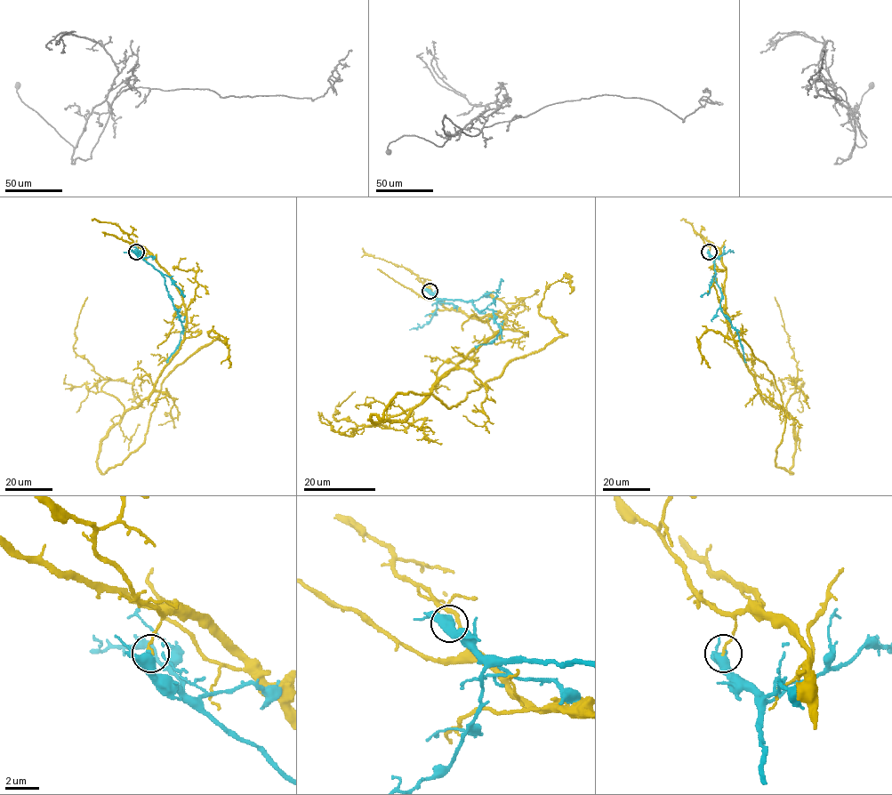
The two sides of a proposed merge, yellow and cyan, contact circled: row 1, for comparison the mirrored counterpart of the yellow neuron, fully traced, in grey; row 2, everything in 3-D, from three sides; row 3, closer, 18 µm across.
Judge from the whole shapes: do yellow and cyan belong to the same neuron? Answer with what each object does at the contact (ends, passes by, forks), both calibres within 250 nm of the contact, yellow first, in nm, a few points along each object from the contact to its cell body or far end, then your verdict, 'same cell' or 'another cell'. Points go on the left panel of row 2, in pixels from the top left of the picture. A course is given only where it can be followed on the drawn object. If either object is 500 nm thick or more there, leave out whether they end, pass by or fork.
yellow ends there; cyan passes by; 130 nm thick on the yellow side, 480 nm on the other; yellow runs (137, 252), (185, 337), (100, 471), (212, 330), (229, 368); cyan runs (137, 252), (164, 278), (168, 296), (181, 322), (183, 330), (179, 346), (166, 362); another cell

